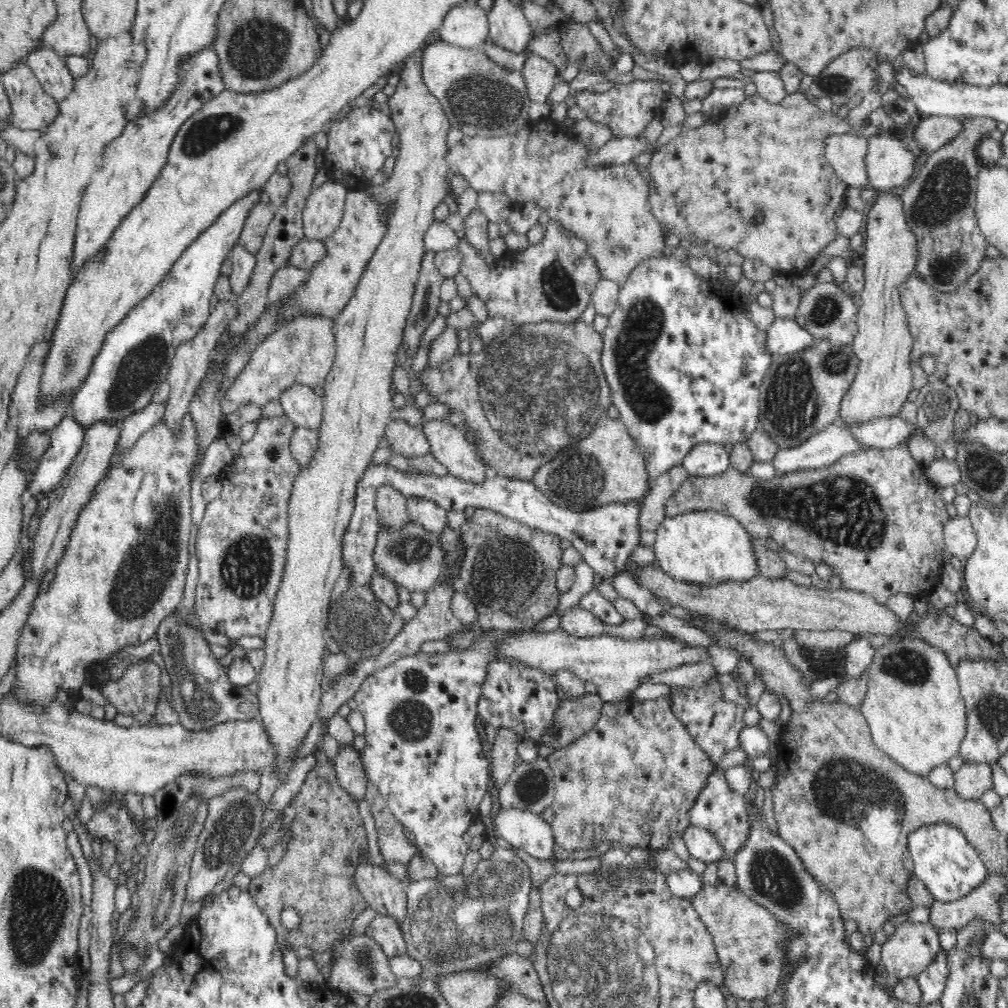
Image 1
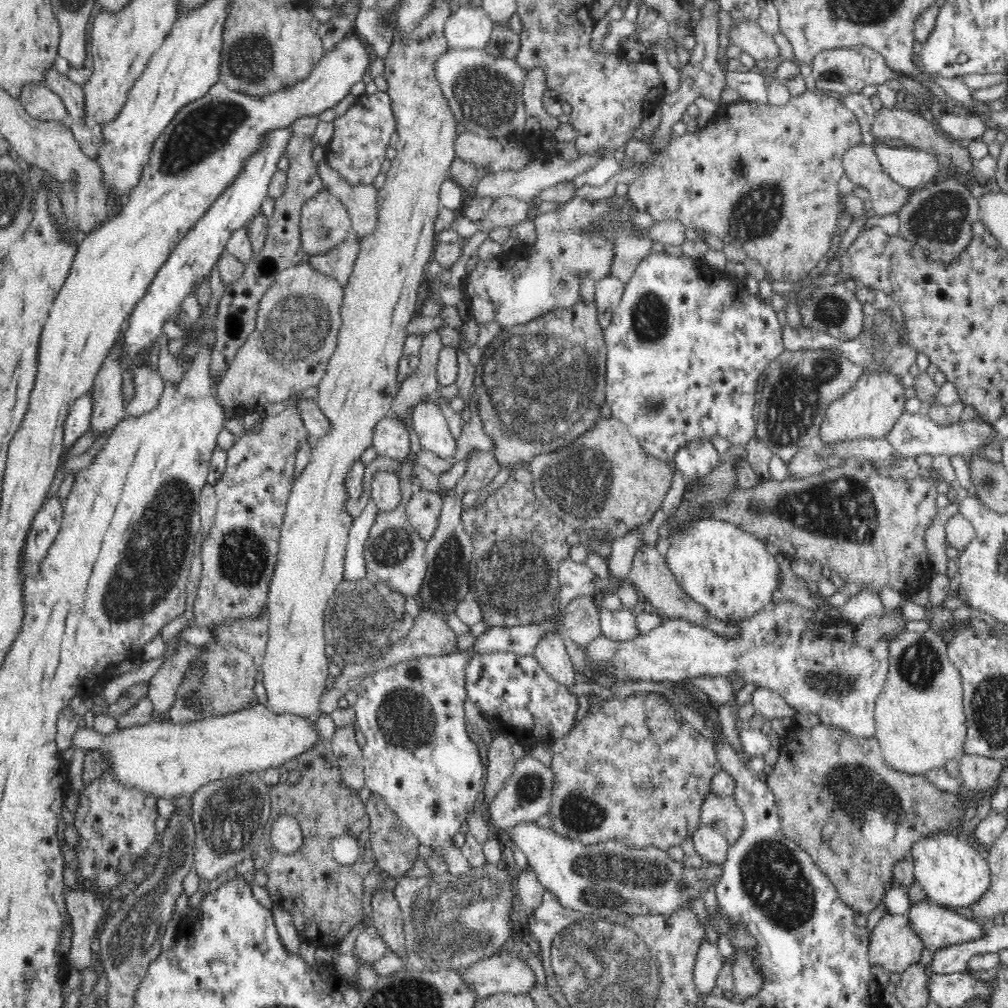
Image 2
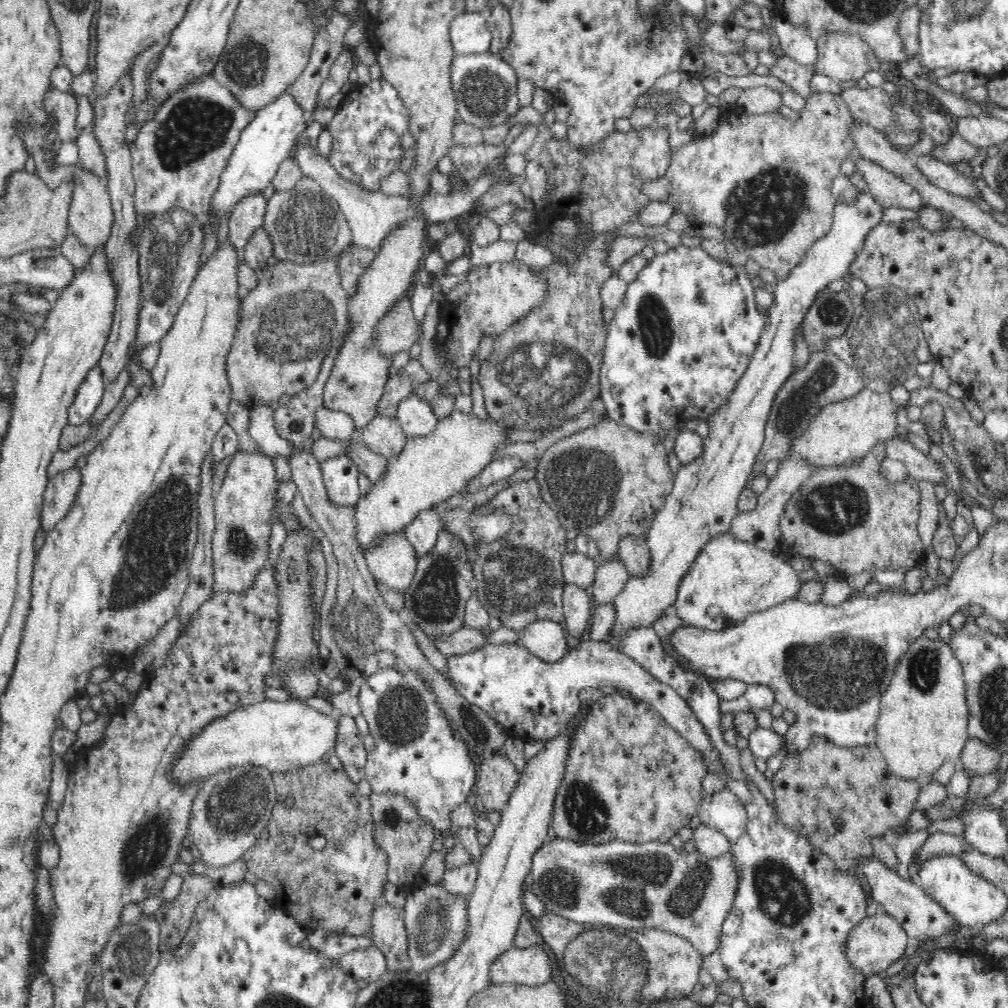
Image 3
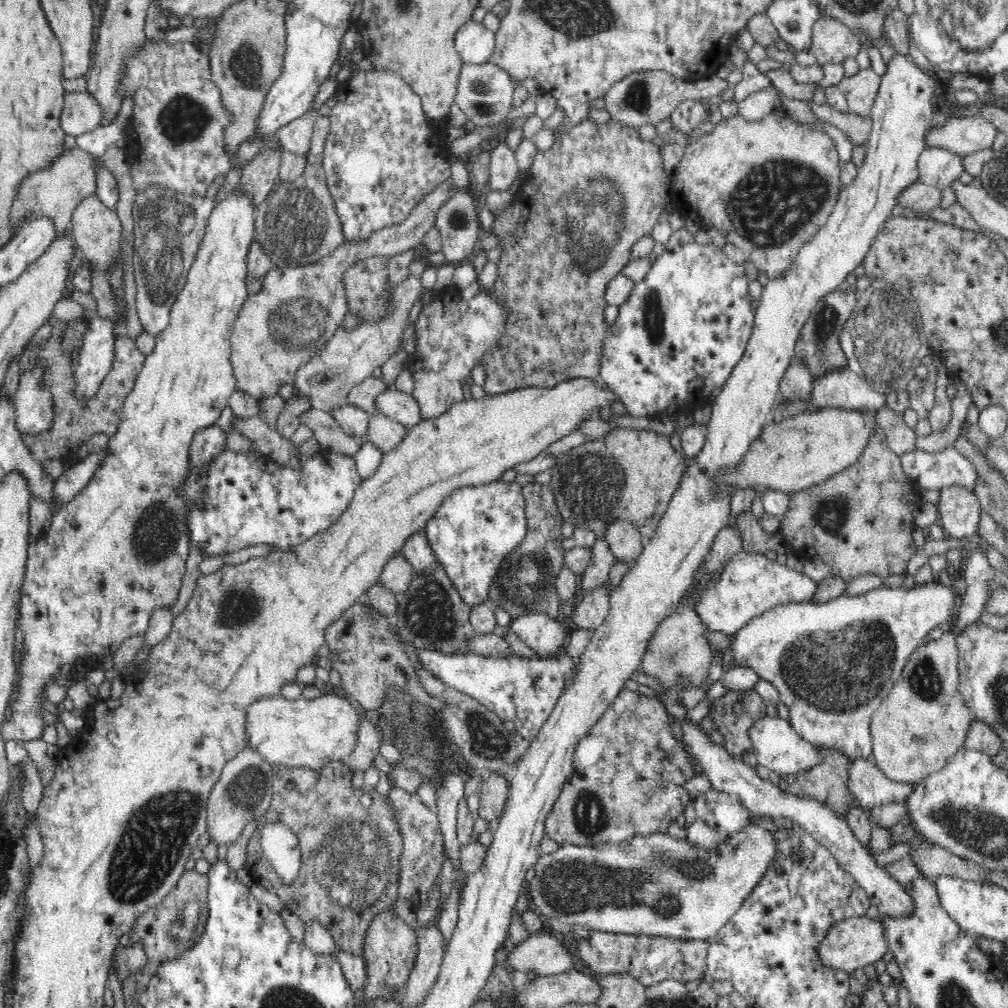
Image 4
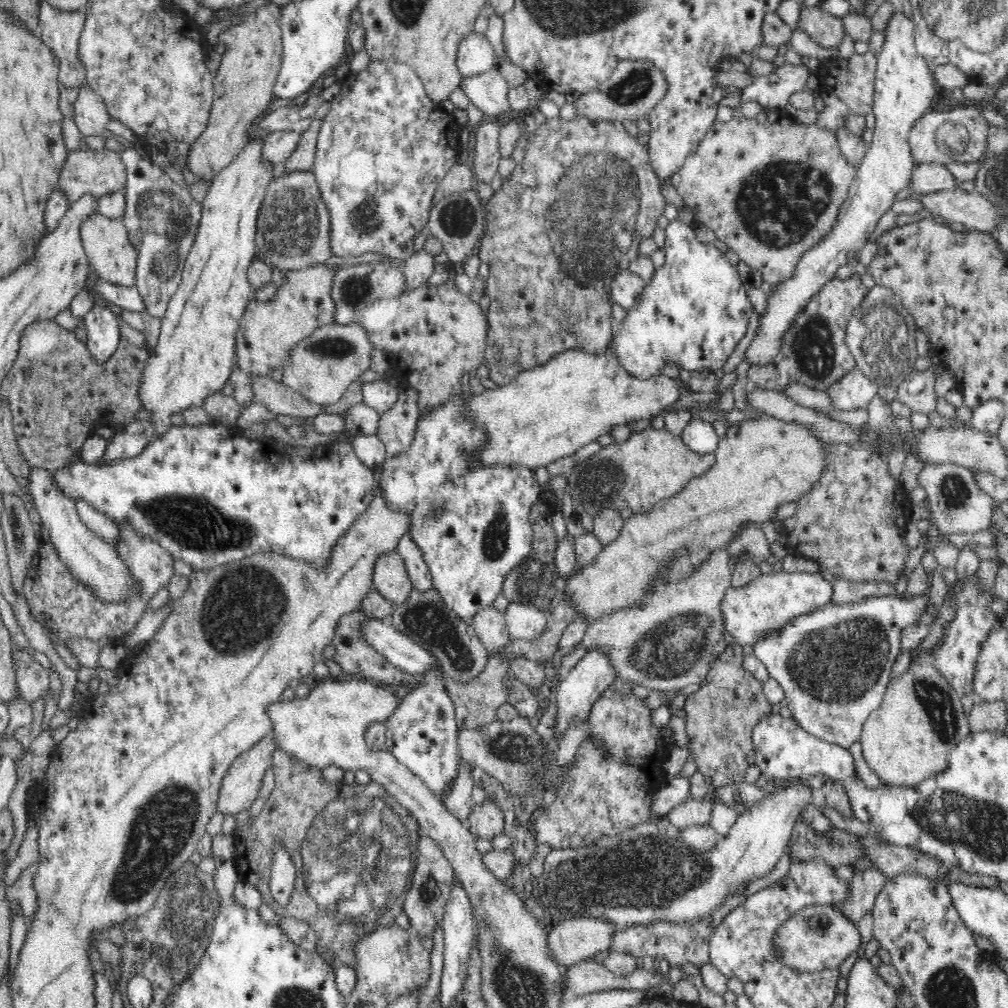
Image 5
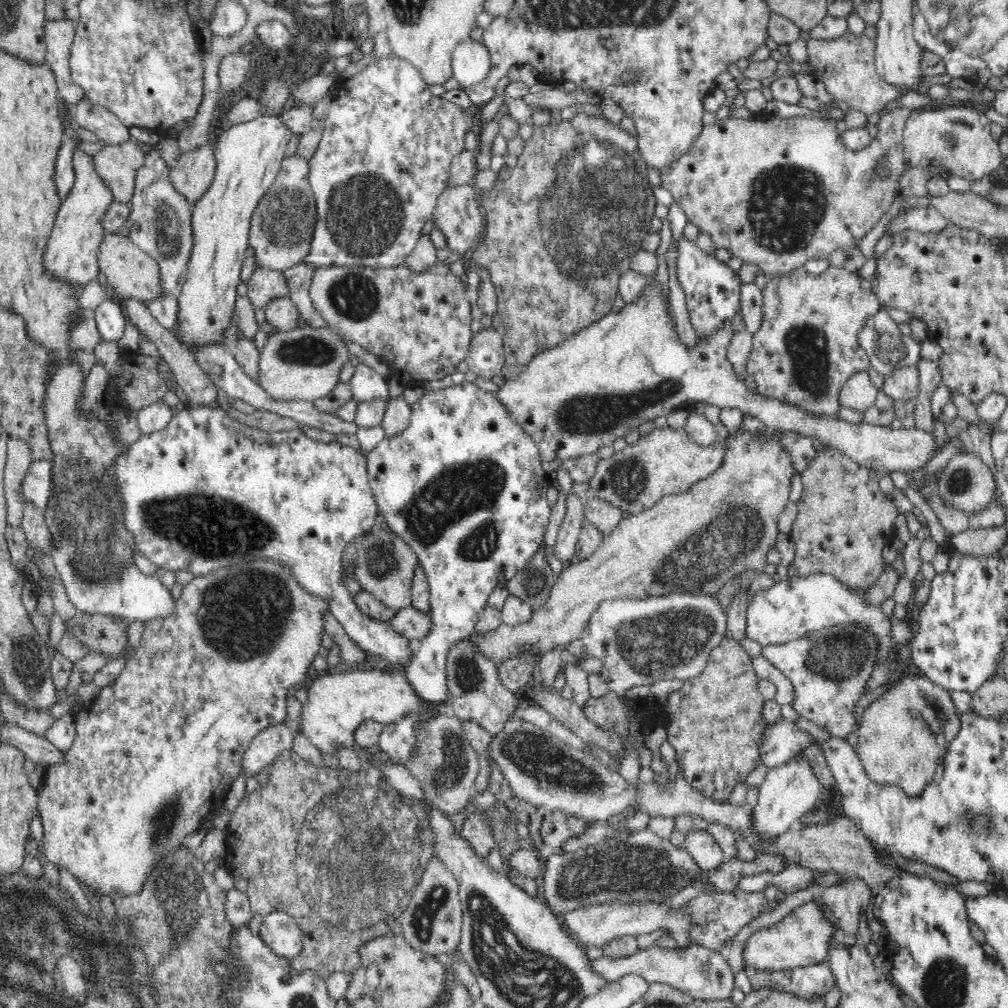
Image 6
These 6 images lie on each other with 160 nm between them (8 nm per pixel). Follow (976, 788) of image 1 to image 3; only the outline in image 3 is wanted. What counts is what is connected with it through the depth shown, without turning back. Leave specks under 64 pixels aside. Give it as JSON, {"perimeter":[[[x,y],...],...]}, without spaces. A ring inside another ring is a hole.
{"perimeter":[[[968,739],[960,756],[961,767],[974,777],[994,773],[1000,761],[1001,754],[978,739]]]}

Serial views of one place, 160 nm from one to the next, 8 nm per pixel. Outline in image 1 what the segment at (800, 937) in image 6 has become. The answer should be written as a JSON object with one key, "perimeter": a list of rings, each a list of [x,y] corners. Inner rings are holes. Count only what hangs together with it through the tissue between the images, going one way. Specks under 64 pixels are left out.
{"perimeter":[[[904,921],[882,946],[881,962],[898,979],[917,976],[929,967],[942,946],[927,923]]]}

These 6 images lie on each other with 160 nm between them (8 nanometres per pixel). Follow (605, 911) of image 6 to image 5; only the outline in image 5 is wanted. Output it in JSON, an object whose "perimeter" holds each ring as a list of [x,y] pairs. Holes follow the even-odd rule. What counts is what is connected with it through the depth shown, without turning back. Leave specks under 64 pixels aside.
{"perimeter":[[[599,917],[559,921],[550,929],[548,952],[566,970],[577,962],[604,956],[618,930],[618,925]]]}

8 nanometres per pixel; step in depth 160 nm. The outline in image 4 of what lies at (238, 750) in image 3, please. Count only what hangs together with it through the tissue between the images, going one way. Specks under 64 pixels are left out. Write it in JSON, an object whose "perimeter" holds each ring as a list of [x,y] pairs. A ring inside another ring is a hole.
{"perimeter":[[[280,694],[266,697],[249,704],[245,710],[246,728],[248,729],[248,743],[252,751],[271,767],[284,765],[288,768],[320,769],[330,761],[340,760],[346,762],[353,751],[354,740],[357,739],[358,724],[360,723],[360,706],[350,704],[346,698],[338,696],[320,695],[314,700],[300,696],[297,700],[285,699]]]}

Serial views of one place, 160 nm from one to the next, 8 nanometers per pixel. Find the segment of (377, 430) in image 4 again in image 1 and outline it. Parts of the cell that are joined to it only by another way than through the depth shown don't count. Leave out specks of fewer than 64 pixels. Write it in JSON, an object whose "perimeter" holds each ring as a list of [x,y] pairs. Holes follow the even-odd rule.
{"perimeter":[[[394,416],[388,422],[385,440],[396,454],[424,457],[431,452],[430,443],[420,426],[412,427]]]}

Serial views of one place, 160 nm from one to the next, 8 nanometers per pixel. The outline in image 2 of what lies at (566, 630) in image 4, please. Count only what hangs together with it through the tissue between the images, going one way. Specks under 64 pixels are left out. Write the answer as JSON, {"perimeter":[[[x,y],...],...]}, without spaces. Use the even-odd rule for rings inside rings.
{"perimeter":[[[547,633],[537,644],[533,655],[558,684],[572,686],[576,682],[576,673],[566,646],[558,634]]]}

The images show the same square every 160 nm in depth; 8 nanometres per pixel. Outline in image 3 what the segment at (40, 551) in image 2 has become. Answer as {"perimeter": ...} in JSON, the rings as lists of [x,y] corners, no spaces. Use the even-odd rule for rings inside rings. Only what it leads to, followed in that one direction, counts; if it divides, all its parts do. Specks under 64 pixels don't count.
{"perimeter":[[[76,467],[61,471],[48,480],[40,514],[40,529],[45,536],[74,504],[80,483],[80,470]]]}

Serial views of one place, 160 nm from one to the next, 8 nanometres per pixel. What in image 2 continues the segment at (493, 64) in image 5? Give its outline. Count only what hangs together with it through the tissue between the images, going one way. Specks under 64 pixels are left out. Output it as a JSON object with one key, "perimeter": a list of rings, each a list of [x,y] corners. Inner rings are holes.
{"perimeter":[[[463,6],[446,20],[443,31],[450,47],[485,48],[493,27],[481,6]]]}

